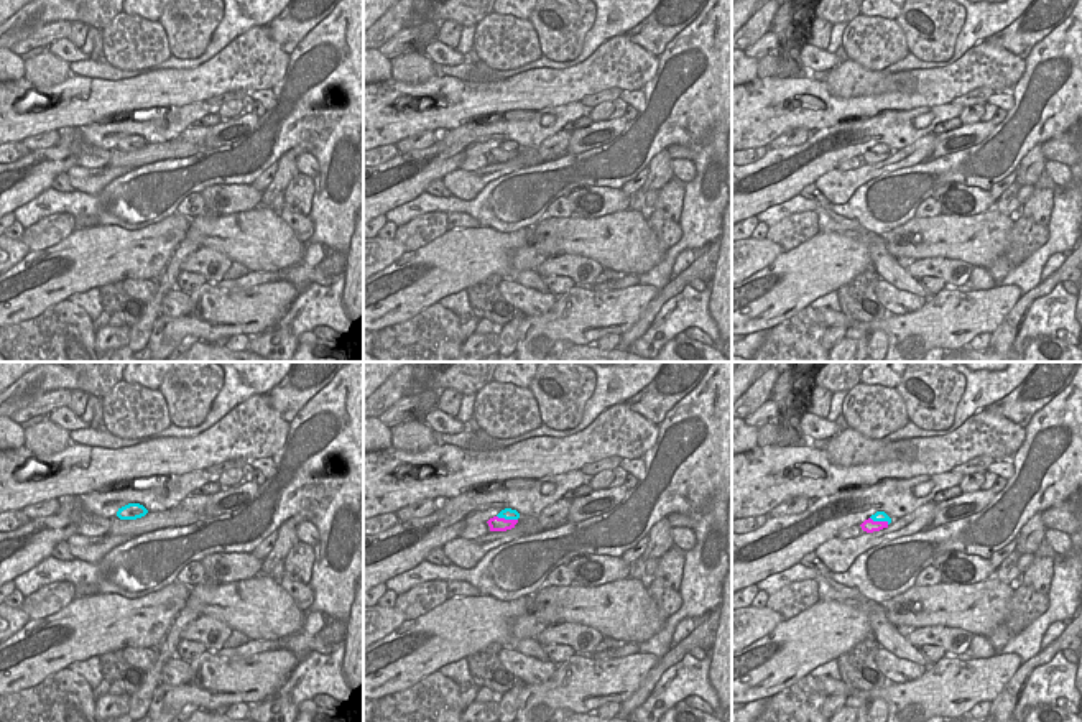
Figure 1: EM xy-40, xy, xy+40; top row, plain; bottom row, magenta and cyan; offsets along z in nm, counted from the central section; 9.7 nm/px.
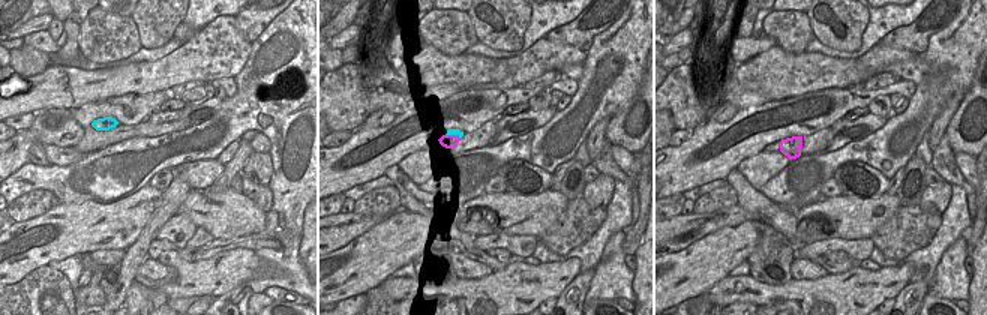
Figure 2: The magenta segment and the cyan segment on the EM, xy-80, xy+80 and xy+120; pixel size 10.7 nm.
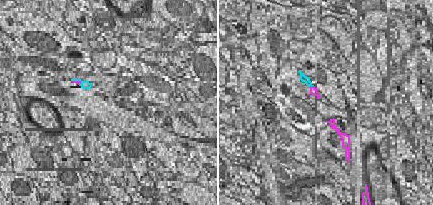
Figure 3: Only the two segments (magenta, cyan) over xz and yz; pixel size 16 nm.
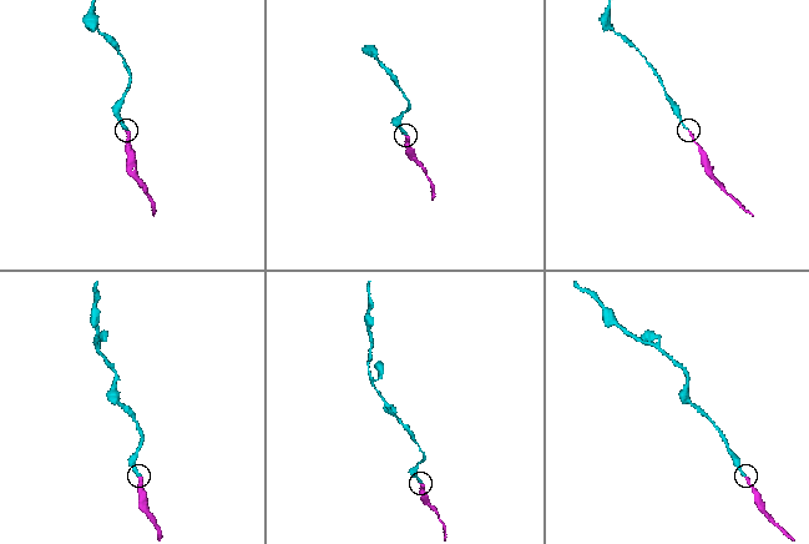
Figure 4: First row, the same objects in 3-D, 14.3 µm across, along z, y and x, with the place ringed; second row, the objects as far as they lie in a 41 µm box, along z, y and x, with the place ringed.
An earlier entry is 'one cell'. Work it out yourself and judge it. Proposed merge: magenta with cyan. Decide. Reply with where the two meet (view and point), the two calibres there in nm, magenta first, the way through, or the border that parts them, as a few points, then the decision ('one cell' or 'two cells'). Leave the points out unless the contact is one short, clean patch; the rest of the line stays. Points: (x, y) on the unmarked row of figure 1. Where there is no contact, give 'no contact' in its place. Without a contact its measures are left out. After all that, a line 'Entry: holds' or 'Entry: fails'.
xy (507, 152) | 140/120 nm | across xy (495, 155), (507, 152), (507, 145) | one cell
Entry: holds

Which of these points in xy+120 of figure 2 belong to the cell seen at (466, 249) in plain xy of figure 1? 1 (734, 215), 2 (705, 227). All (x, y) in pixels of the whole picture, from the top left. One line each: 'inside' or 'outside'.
1: outside
2: outside

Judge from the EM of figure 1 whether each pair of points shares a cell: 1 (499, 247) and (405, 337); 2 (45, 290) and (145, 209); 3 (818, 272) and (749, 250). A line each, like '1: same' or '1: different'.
1: different
2: different
3: different

